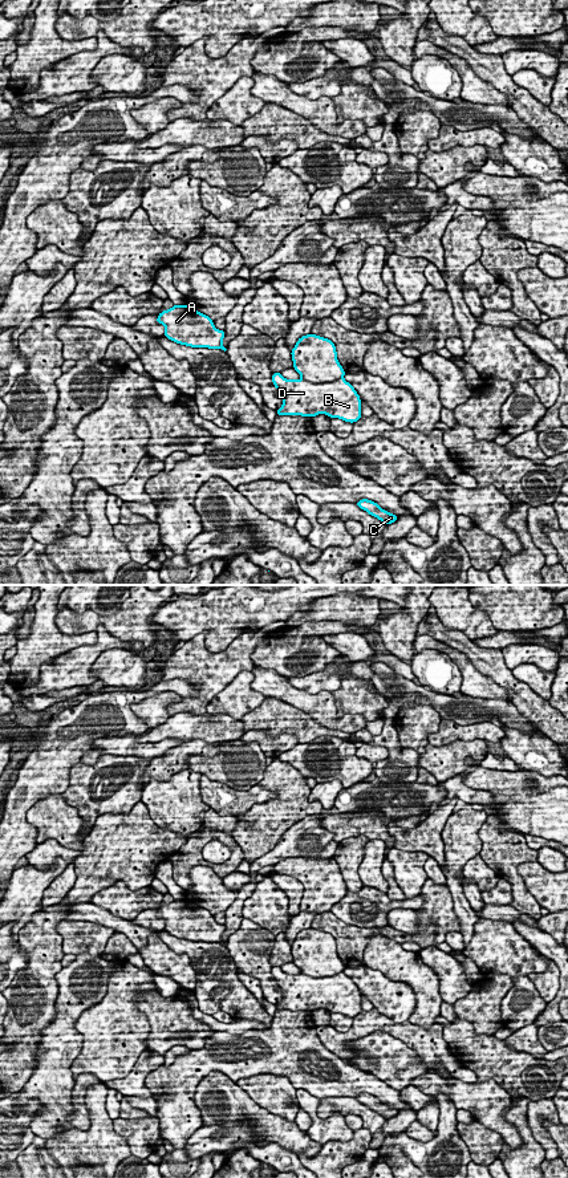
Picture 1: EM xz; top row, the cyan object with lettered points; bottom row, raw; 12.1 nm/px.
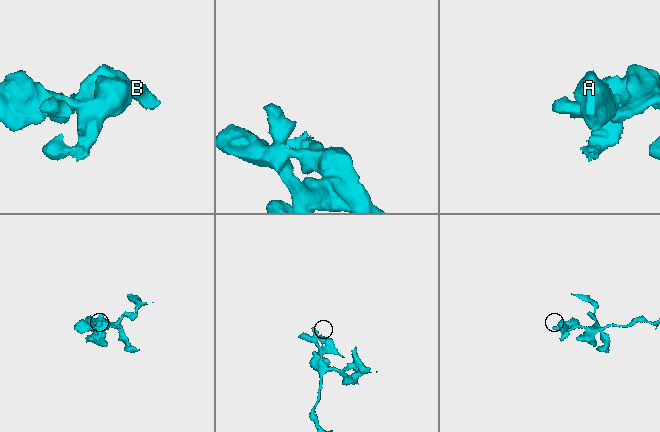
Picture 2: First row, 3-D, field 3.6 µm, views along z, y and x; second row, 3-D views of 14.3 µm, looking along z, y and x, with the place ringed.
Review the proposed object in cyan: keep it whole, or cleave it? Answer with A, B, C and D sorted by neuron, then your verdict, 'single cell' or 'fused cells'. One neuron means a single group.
A / B C D; fused cells

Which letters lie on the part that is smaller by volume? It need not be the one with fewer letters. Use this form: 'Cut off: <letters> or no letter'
Cut off: A

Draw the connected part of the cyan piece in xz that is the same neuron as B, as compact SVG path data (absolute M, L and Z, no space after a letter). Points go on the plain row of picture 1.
M272 967L273 980L283 992L277 1010L316 1011L325 1008L354 1017L362 1012L361 994L354 982L344 972L333 976L309 976L287 974L281 967Z

